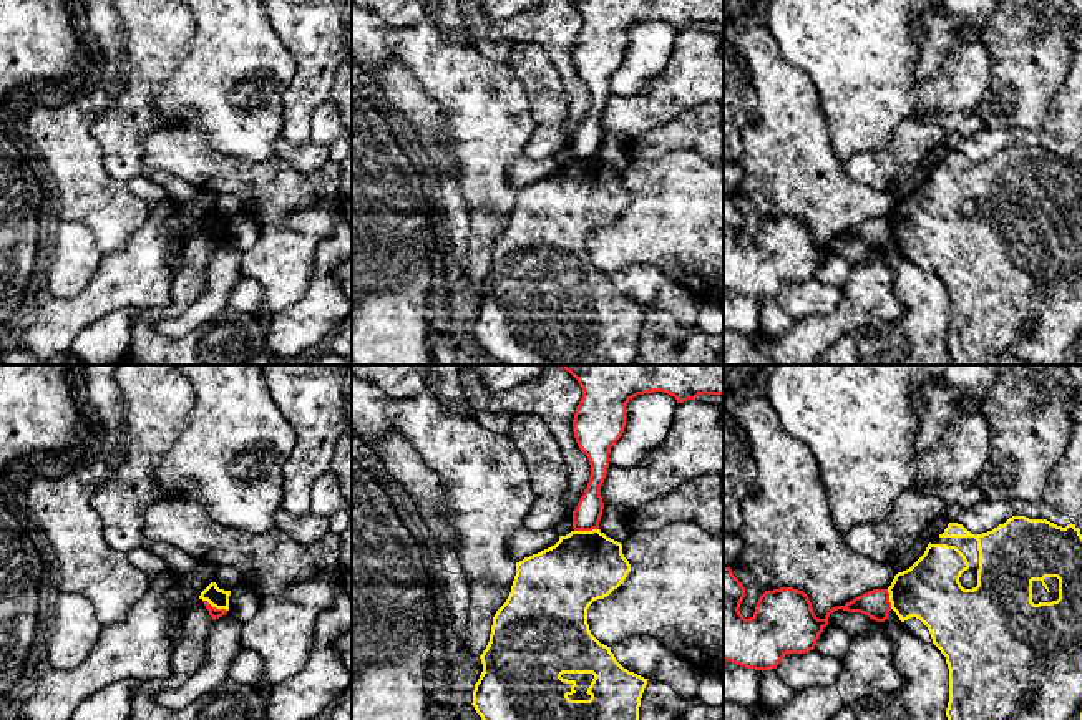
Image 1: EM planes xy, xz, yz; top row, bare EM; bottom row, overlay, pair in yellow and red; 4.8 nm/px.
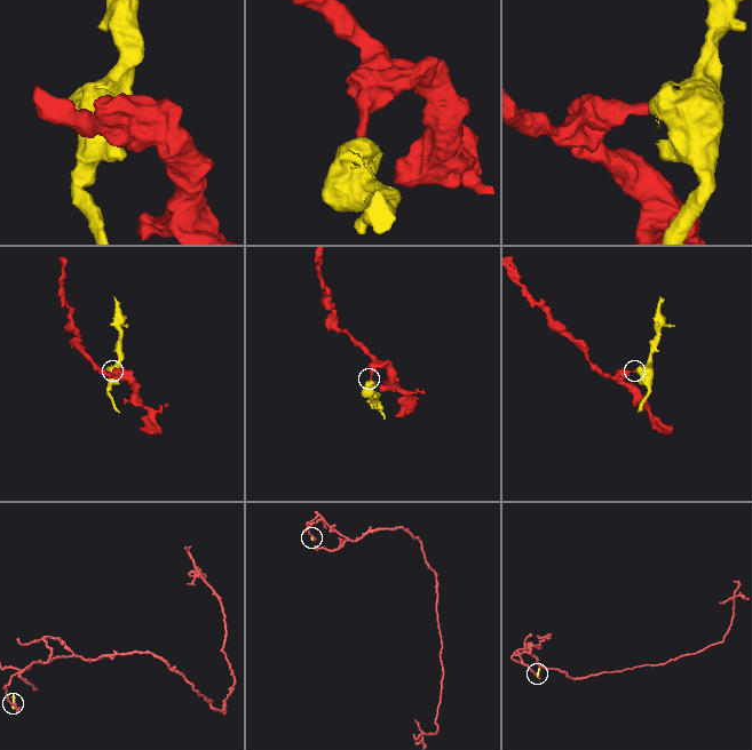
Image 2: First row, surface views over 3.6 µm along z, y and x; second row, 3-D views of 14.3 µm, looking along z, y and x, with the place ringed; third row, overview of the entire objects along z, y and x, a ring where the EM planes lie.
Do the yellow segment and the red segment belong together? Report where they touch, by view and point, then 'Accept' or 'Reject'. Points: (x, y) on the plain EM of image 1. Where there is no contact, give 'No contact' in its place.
Touches yellow at xy (214, 234). Reject

